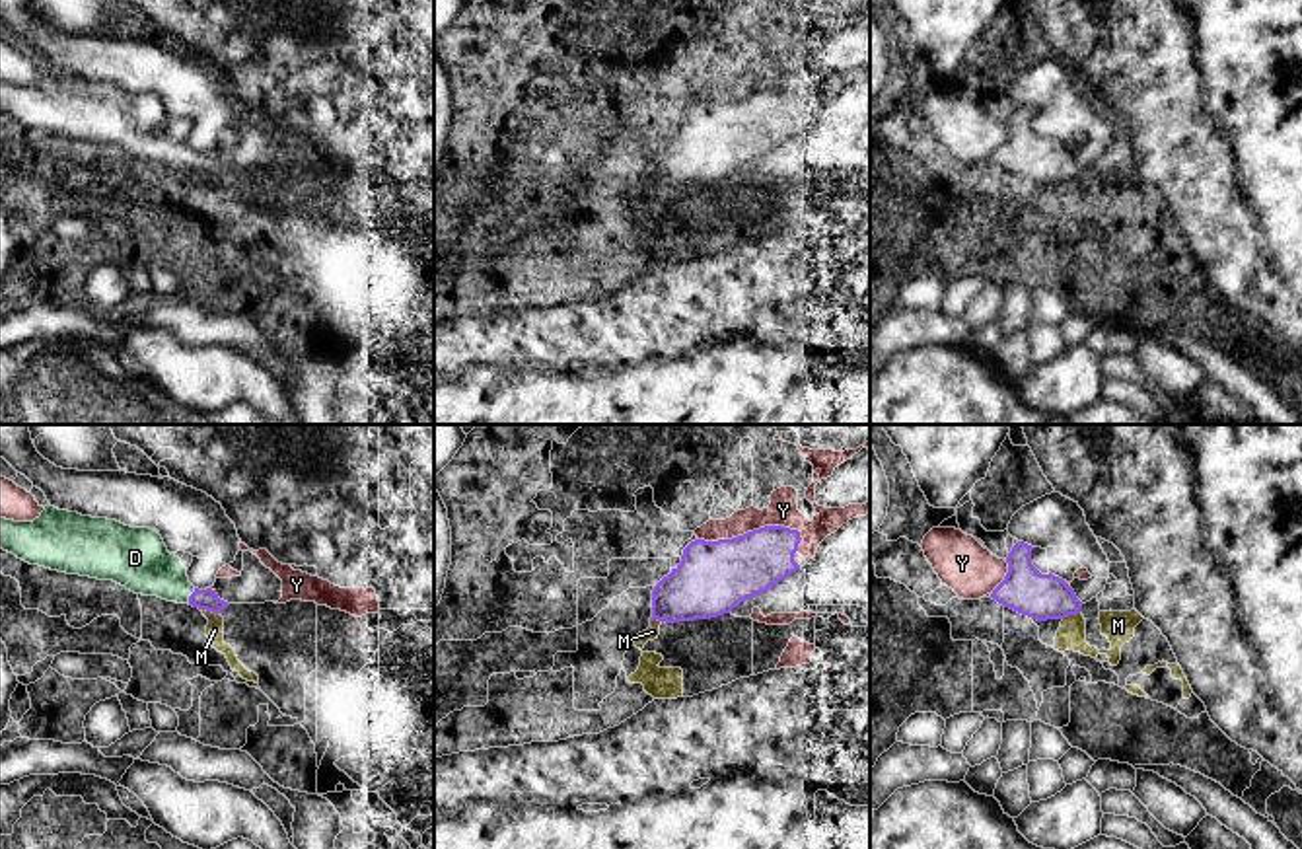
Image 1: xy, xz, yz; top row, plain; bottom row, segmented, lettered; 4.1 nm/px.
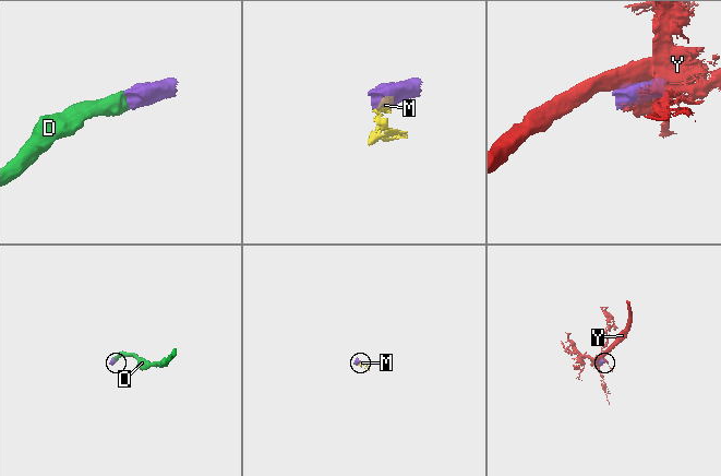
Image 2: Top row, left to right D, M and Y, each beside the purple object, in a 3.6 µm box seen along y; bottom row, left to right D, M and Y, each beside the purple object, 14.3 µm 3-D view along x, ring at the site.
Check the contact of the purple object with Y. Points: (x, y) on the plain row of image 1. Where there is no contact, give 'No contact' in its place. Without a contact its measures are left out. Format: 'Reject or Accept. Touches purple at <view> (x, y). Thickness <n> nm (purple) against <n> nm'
Reject. Touches purple at xz (754, 94). Thickness 300 nm (purple) against 130 nm

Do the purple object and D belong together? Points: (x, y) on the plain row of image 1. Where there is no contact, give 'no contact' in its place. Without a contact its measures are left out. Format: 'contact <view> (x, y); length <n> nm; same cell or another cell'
contact xy (189, 160); length 70 nm; same cell

